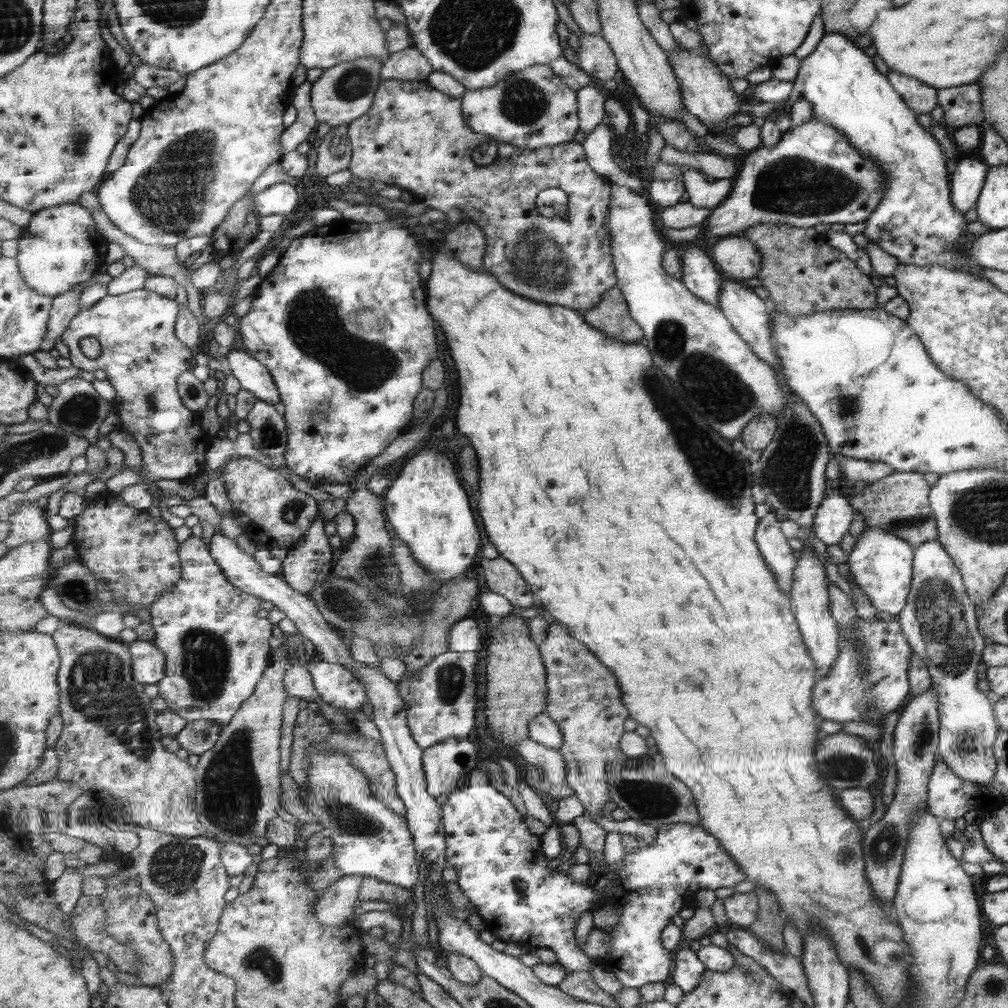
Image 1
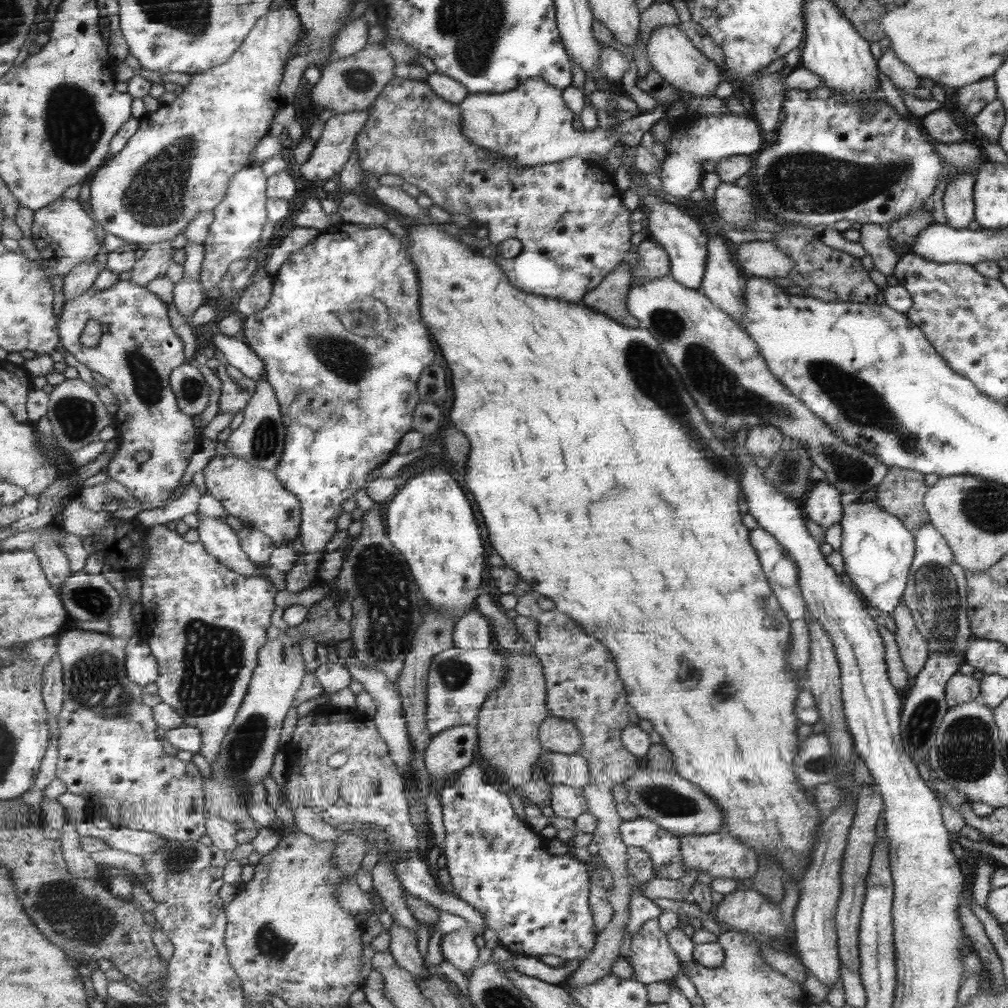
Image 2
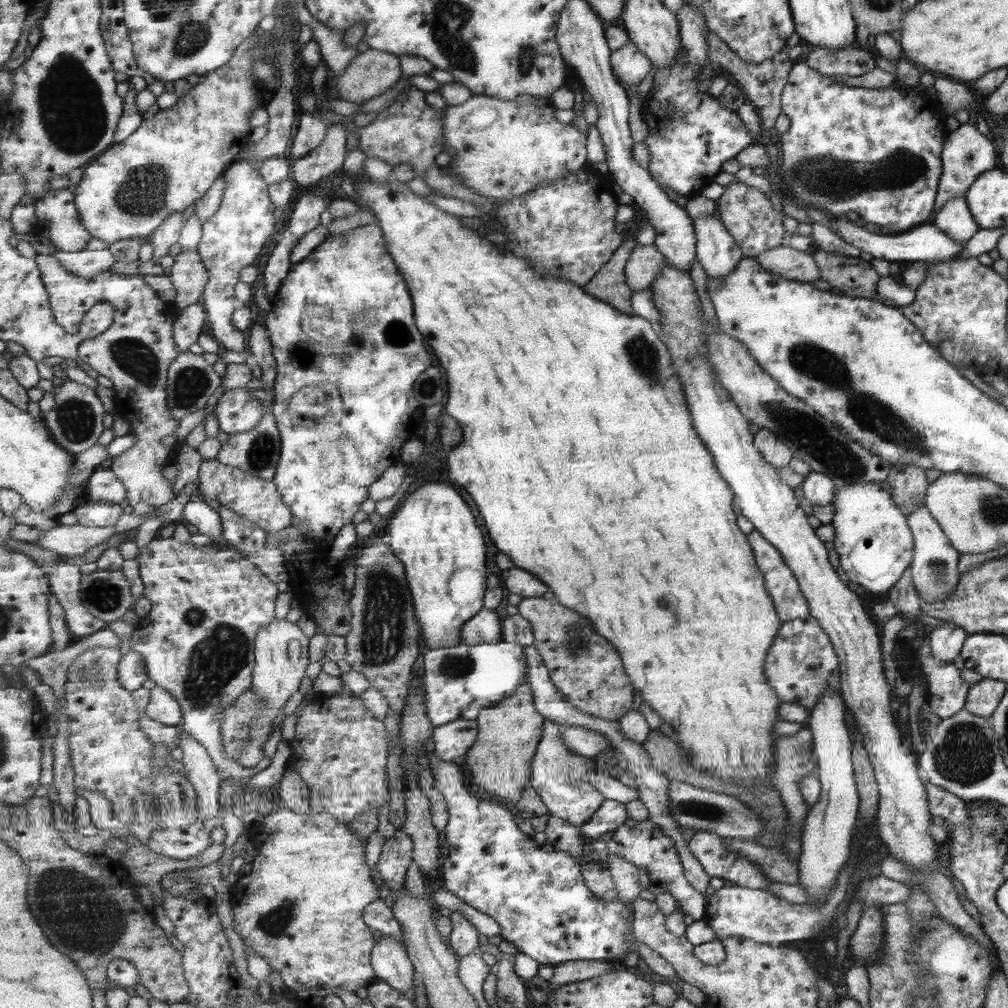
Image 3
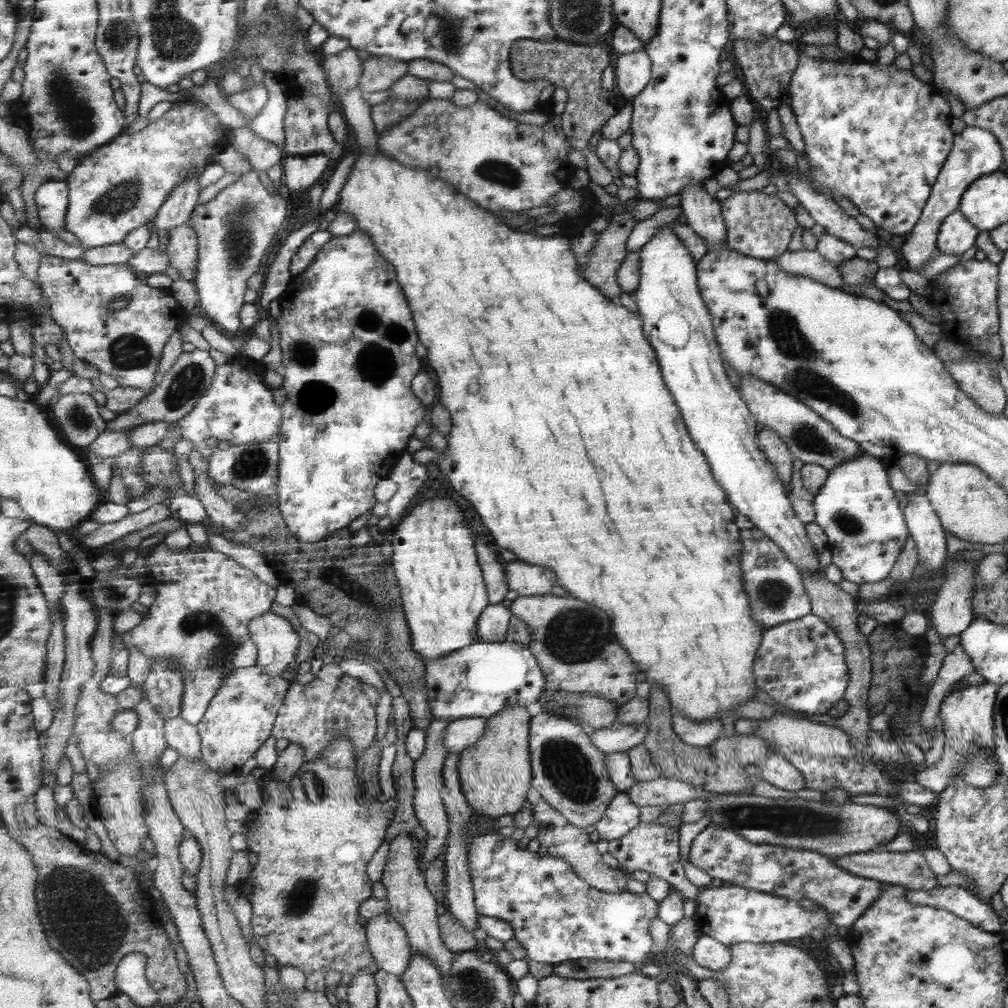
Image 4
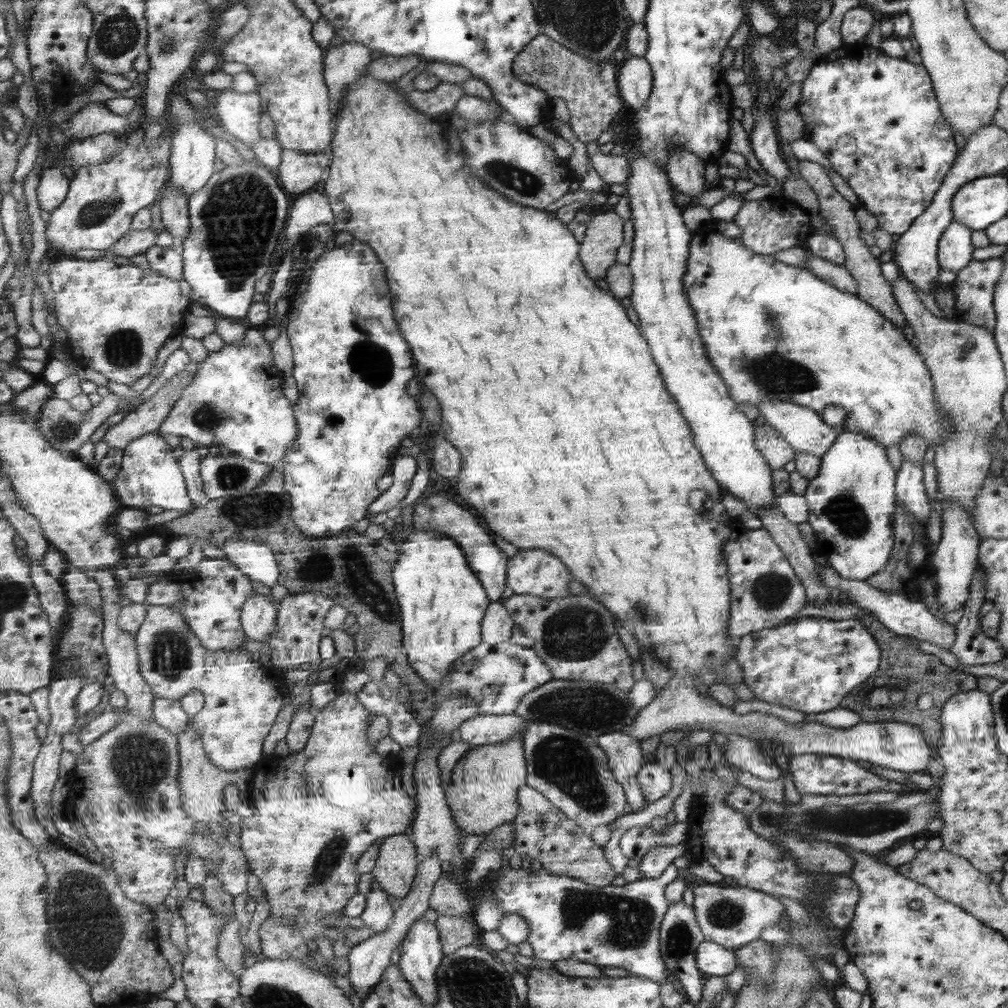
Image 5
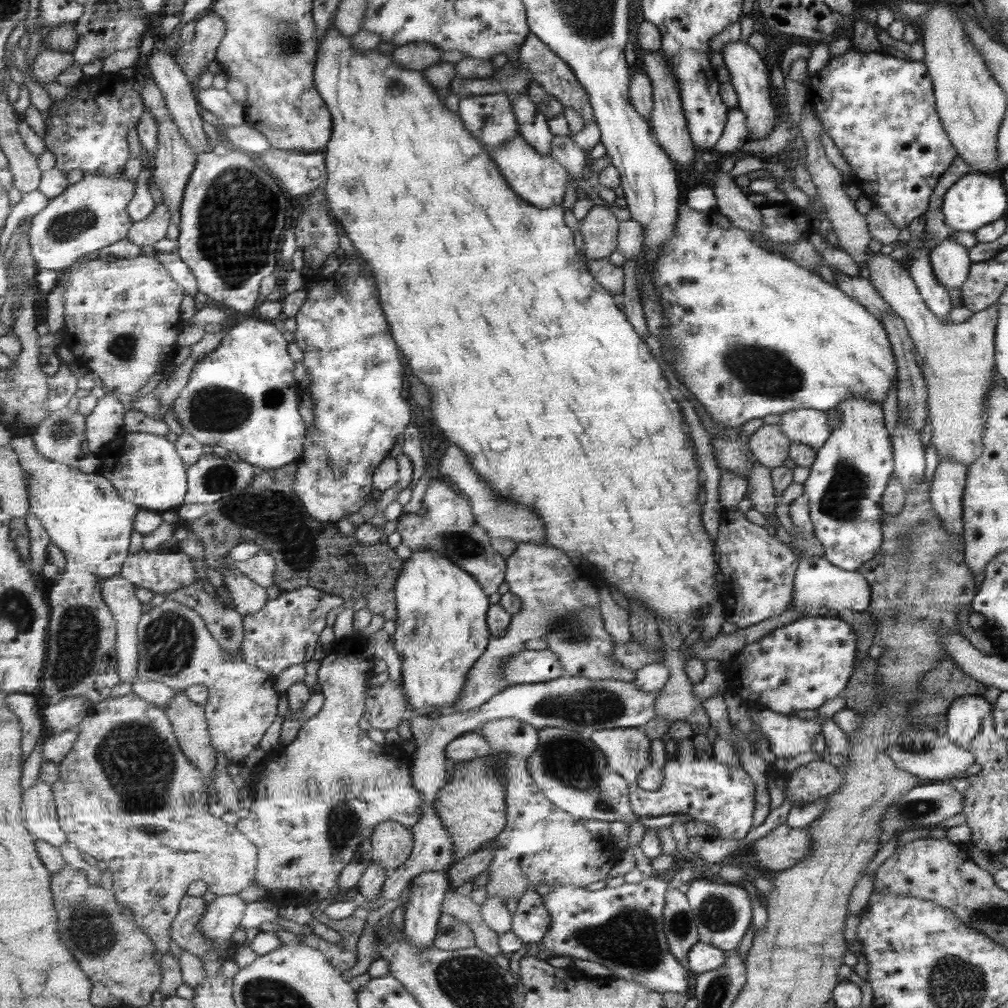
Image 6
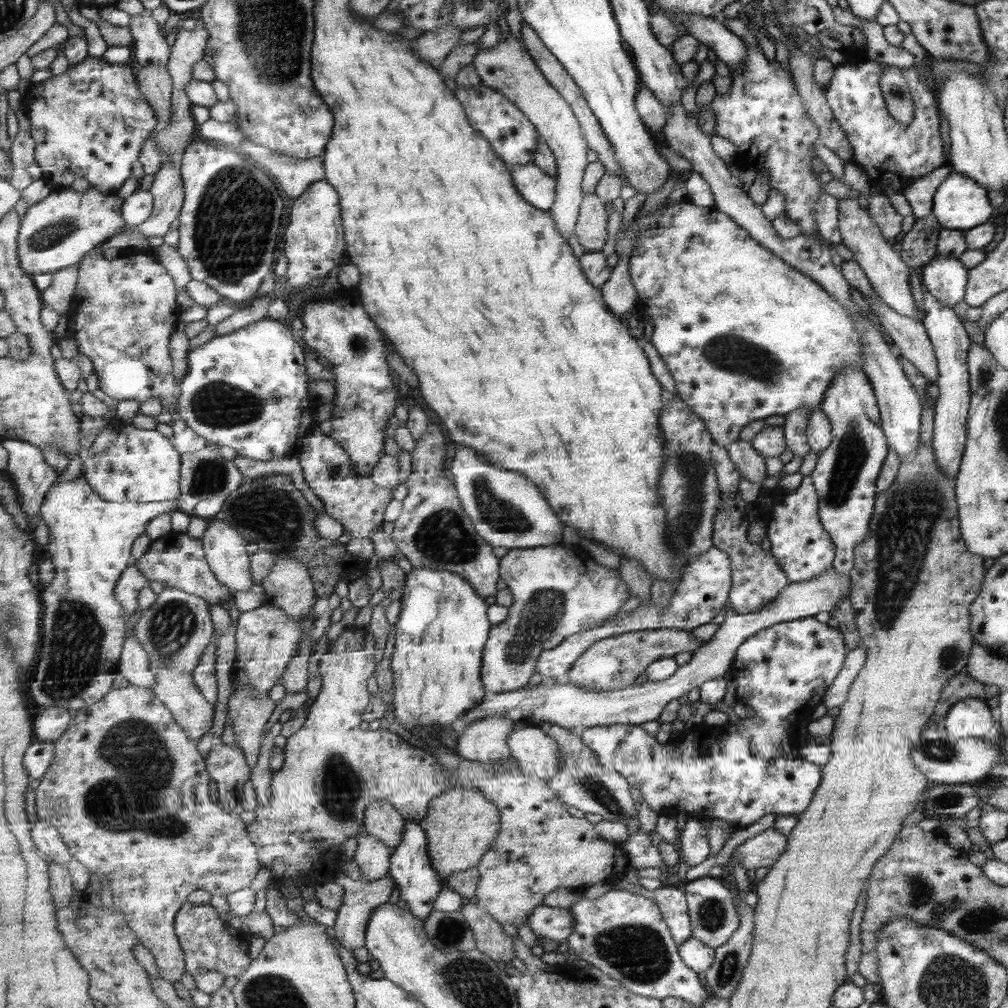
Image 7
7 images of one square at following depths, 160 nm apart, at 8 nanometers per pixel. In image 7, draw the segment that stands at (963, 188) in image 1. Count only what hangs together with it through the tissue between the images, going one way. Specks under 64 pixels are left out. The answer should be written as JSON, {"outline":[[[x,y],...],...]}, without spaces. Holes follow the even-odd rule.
{"outline":[[[933,257],[918,271],[922,286],[941,306],[953,308],[963,300],[968,271],[957,258]]]}

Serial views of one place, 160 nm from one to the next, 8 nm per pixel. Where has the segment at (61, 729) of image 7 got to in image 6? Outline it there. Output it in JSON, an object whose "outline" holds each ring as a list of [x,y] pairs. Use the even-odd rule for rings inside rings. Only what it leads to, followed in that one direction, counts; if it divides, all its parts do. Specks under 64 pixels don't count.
{"outline":[[[72,696],[52,705],[44,705],[42,718],[46,727],[46,736],[53,732],[60,733],[79,726],[80,722],[94,708],[94,705],[84,696]]]}

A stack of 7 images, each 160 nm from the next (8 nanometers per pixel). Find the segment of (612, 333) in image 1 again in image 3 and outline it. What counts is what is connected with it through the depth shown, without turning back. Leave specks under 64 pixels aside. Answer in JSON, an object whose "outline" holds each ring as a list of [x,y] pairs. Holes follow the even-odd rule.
{"outline":[[[643,214],[635,216],[635,224],[629,223],[628,229],[623,234],[623,244],[613,253],[611,260],[601,268],[584,287],[595,298],[613,305],[617,310],[628,315],[635,315],[636,310],[632,305],[634,290],[628,285],[626,267],[633,251],[638,245],[637,235],[643,224]]]}

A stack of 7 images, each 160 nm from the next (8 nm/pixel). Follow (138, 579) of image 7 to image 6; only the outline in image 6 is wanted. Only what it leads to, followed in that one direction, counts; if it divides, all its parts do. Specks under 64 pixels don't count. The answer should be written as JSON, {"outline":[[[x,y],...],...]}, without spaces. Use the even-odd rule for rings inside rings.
{"outline":[[[115,576],[104,582],[105,604],[109,606],[109,610],[115,616],[117,622],[118,639],[117,639],[117,656],[118,656],[118,671],[120,672],[121,682],[131,683],[138,674],[138,660],[140,653],[138,626],[145,614],[145,603],[139,600],[137,594],[138,587],[136,584],[129,582],[126,578]]]}

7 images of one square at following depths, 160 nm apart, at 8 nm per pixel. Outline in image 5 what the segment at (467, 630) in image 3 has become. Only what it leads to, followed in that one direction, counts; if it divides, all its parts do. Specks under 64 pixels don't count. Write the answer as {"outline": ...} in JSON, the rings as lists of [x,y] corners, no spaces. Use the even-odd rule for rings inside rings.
{"outline":[[[492,602],[482,621],[483,642],[495,645],[511,641],[516,625],[504,603]]]}

